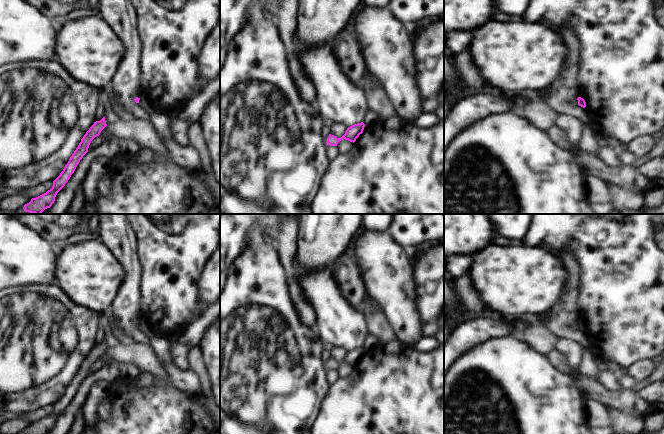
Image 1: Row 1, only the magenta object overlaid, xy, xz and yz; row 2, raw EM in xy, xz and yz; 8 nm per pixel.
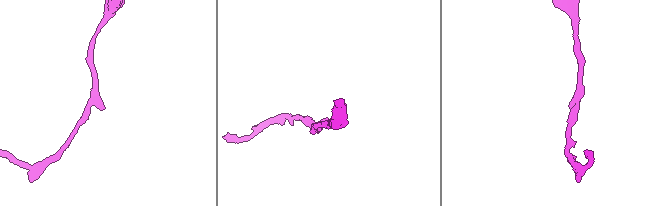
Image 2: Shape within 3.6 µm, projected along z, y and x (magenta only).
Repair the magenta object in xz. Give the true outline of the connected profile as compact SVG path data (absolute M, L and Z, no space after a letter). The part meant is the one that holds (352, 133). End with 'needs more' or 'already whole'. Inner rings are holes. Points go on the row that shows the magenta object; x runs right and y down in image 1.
M363 122L354 124L347 128L345 134L341 138L337 138L336 136L329 134L326 144L337 146L337 144L343 139L354 143L359 135L363 133L364 127L365 124Z | already whole

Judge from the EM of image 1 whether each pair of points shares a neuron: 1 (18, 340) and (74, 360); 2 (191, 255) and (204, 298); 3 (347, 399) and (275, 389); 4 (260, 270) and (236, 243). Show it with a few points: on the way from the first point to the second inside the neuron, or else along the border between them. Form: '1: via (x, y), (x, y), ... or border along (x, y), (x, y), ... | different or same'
1: via (32, 344), (46, 344), (60, 349) | same
2: border along (209, 259), (199, 278), (197, 303) | different
3: border along (330, 385), (322, 400), (316, 418) | different
4: border along (250, 228), (249, 245), (230, 266) | different

